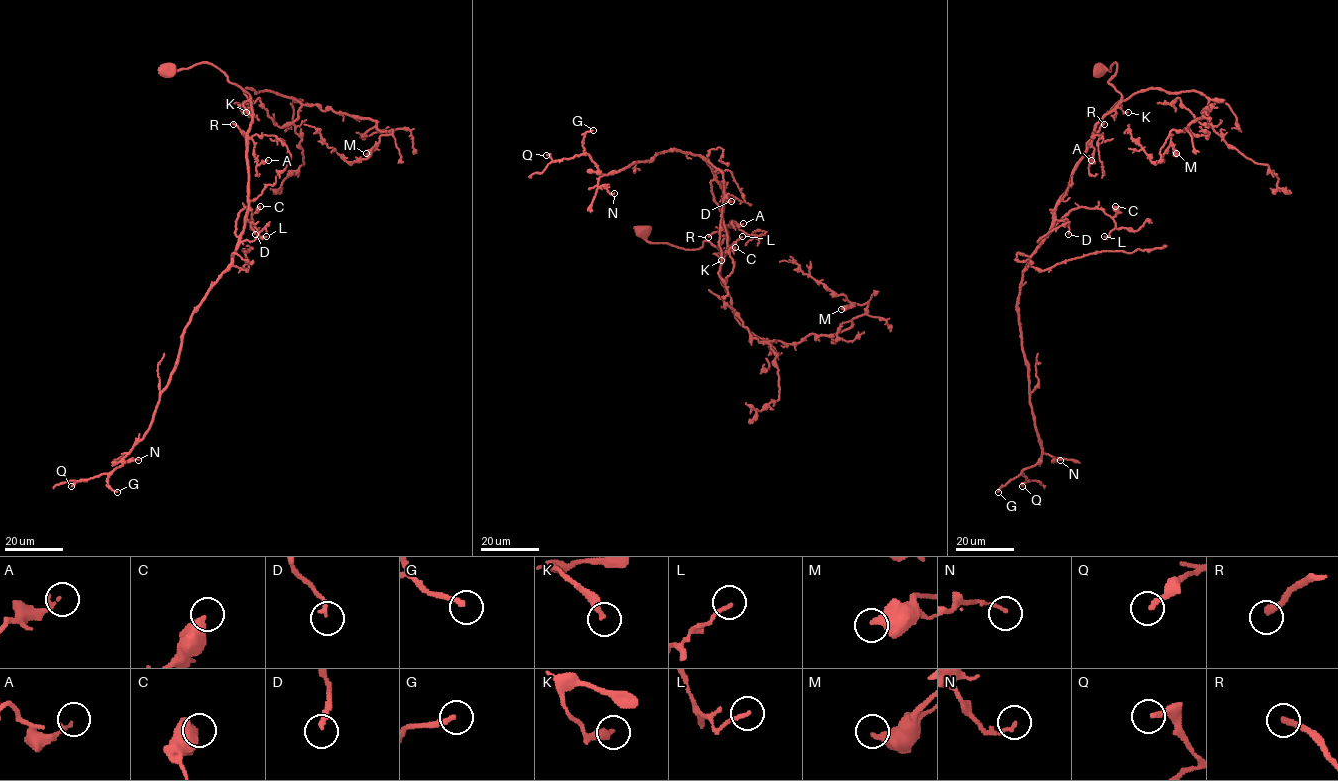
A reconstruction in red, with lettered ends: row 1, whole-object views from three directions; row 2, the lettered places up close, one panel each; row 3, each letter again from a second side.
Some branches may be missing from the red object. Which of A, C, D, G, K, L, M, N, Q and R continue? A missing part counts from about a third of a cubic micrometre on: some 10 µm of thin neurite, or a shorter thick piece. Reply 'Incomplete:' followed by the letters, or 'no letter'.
Incomplete: R

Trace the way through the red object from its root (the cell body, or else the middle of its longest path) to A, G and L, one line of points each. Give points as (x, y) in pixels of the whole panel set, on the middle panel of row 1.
A: (642, 231), (651, 242), (698, 249), (707, 241), (726, 254), (728, 233), (723, 225), (743, 223)
G: (642, 231), (726, 254), (723, 187), (706, 161), (675, 150), (601, 174), (582, 145), (593, 130)
L: (642, 231), (651, 242), (698, 249), (707, 241), (726, 254), (723, 187), (715, 179), (727, 245), (742, 236)

